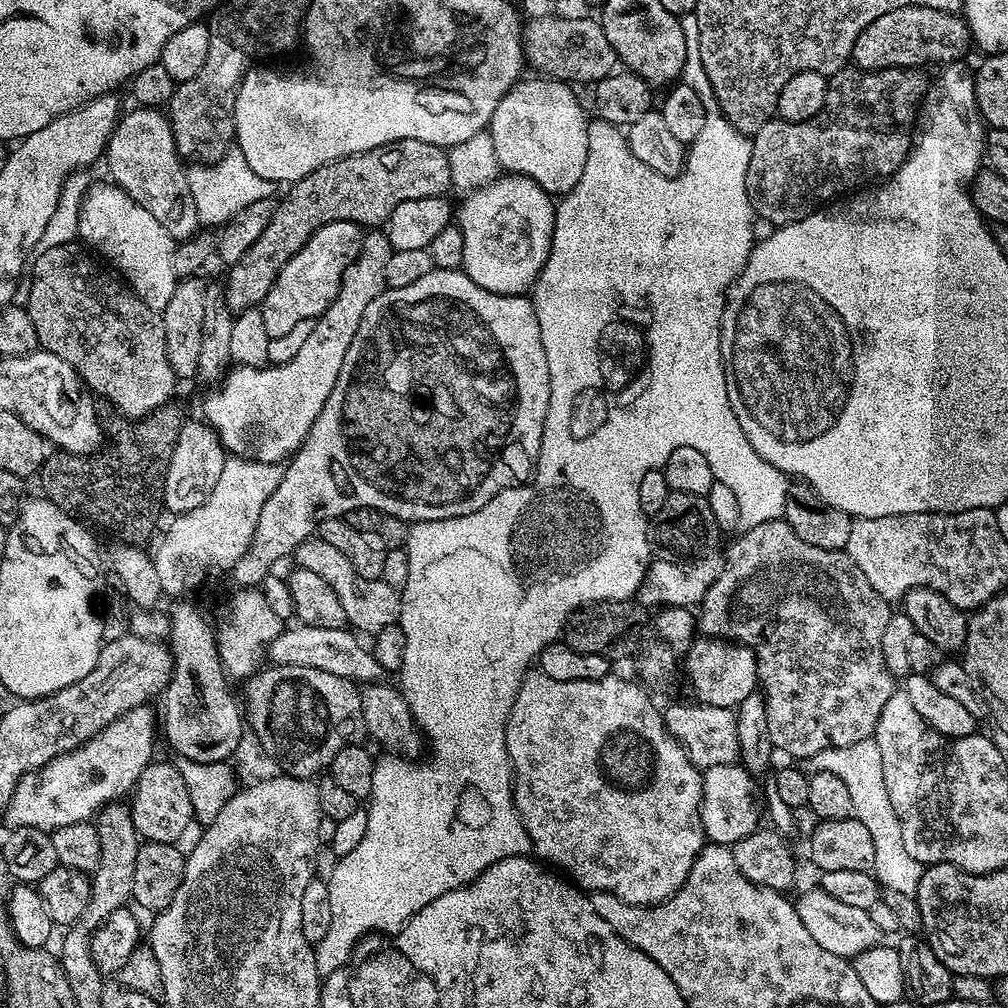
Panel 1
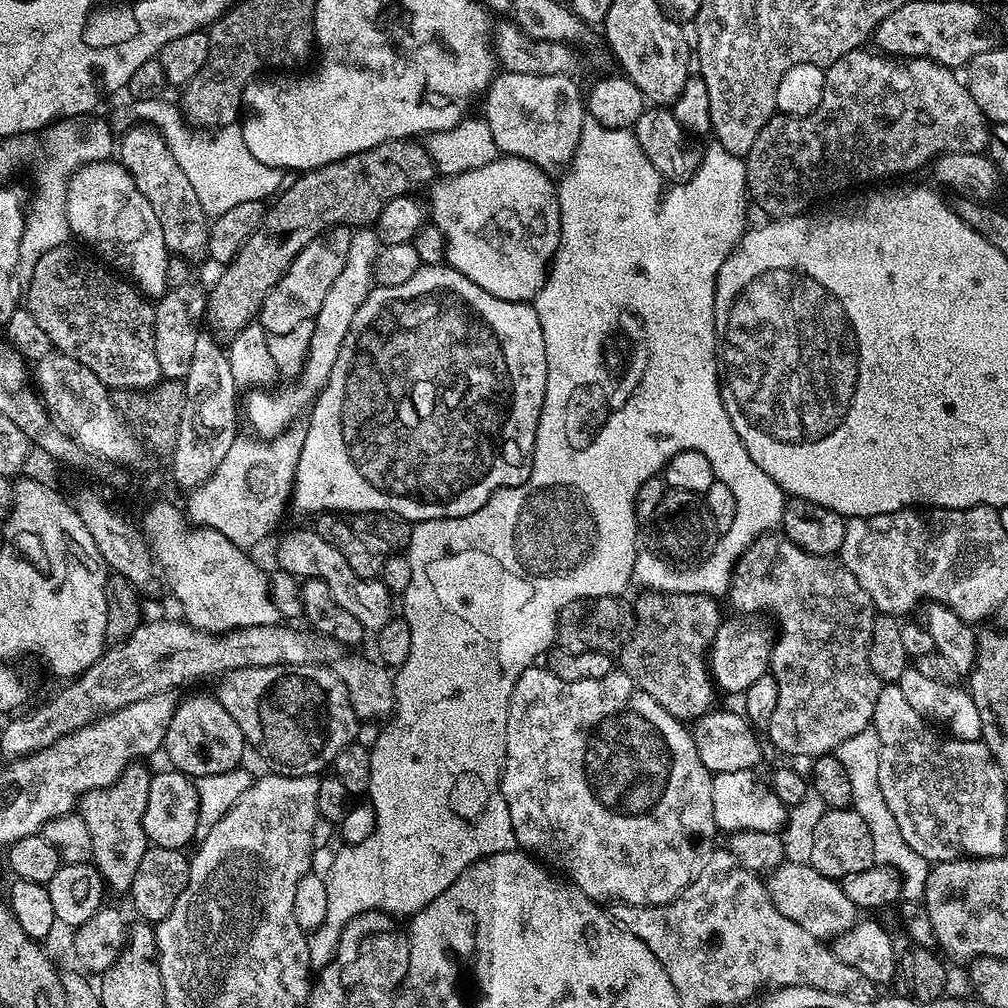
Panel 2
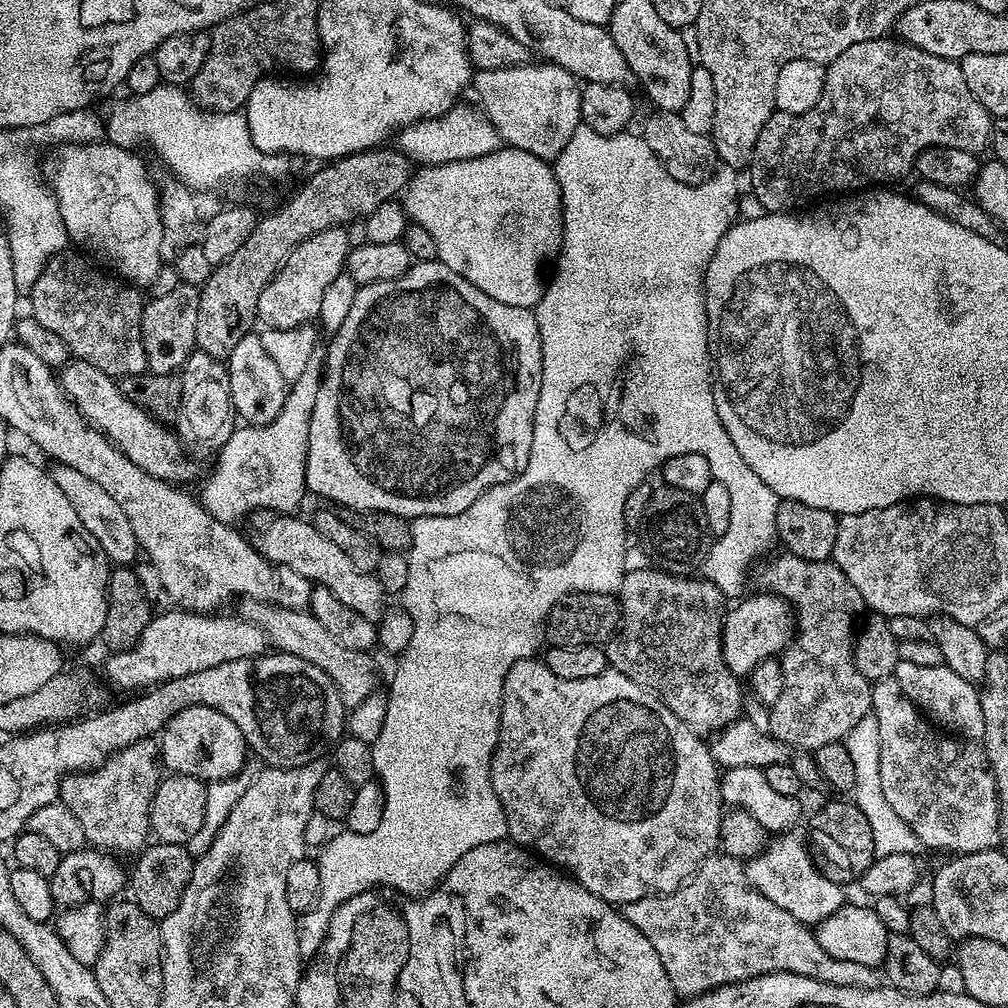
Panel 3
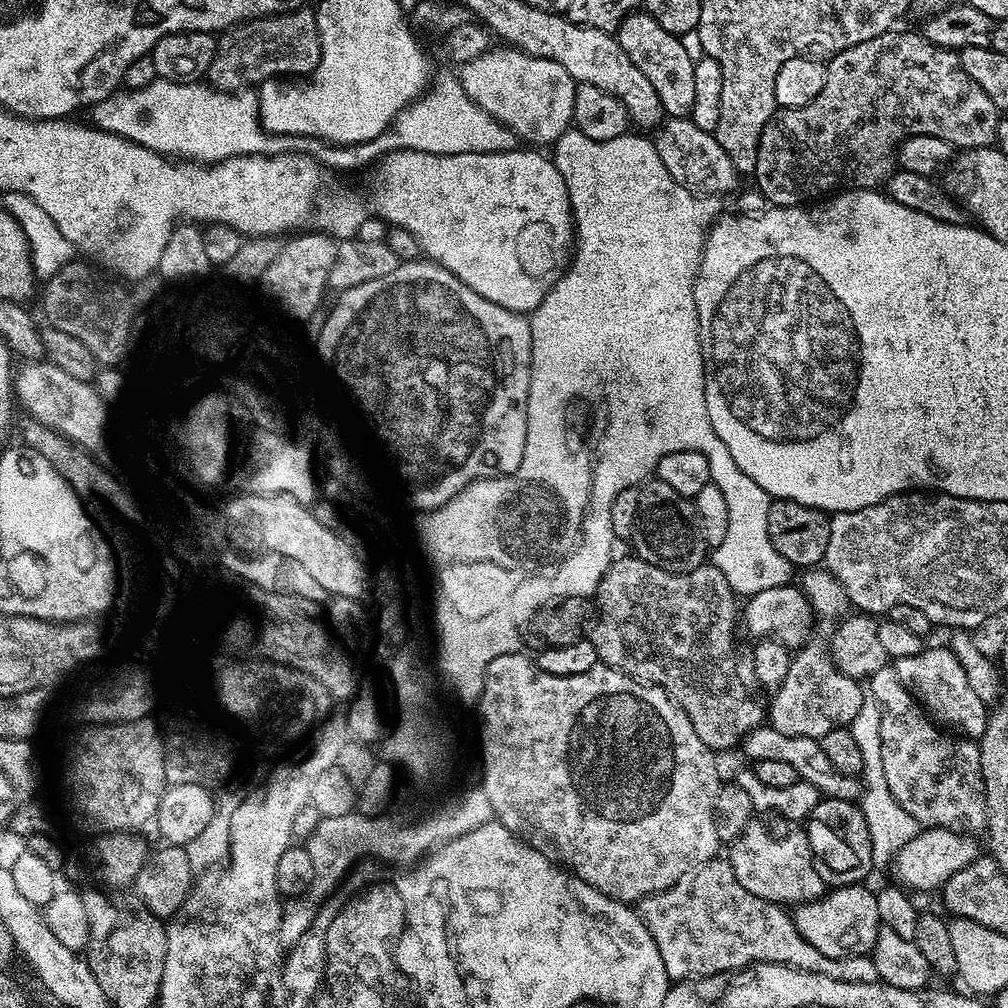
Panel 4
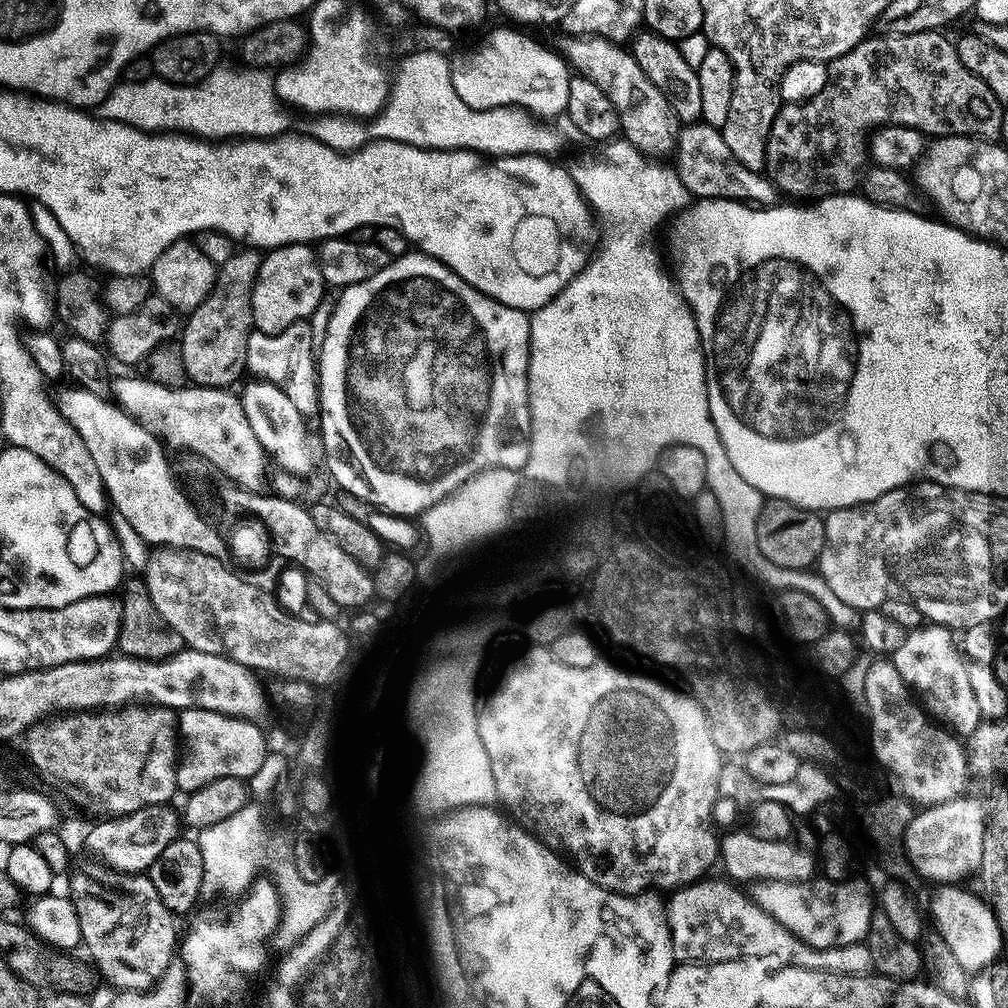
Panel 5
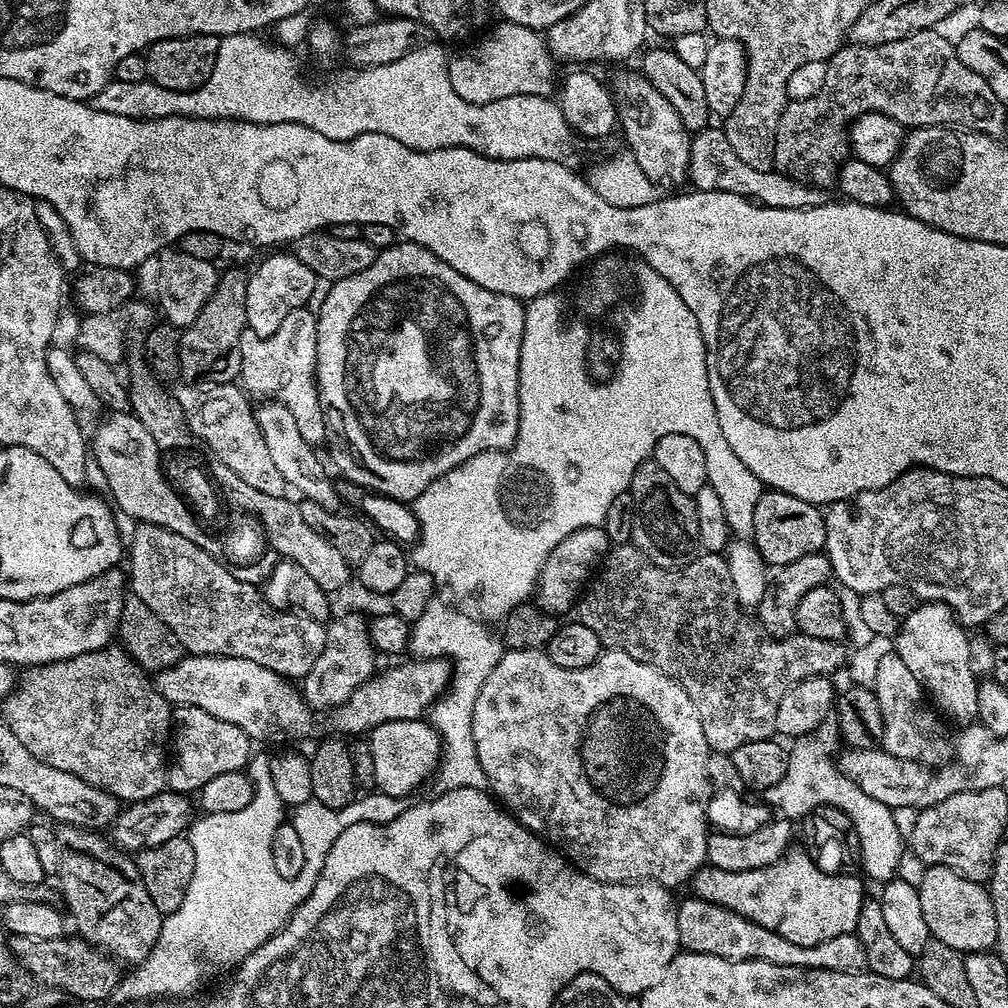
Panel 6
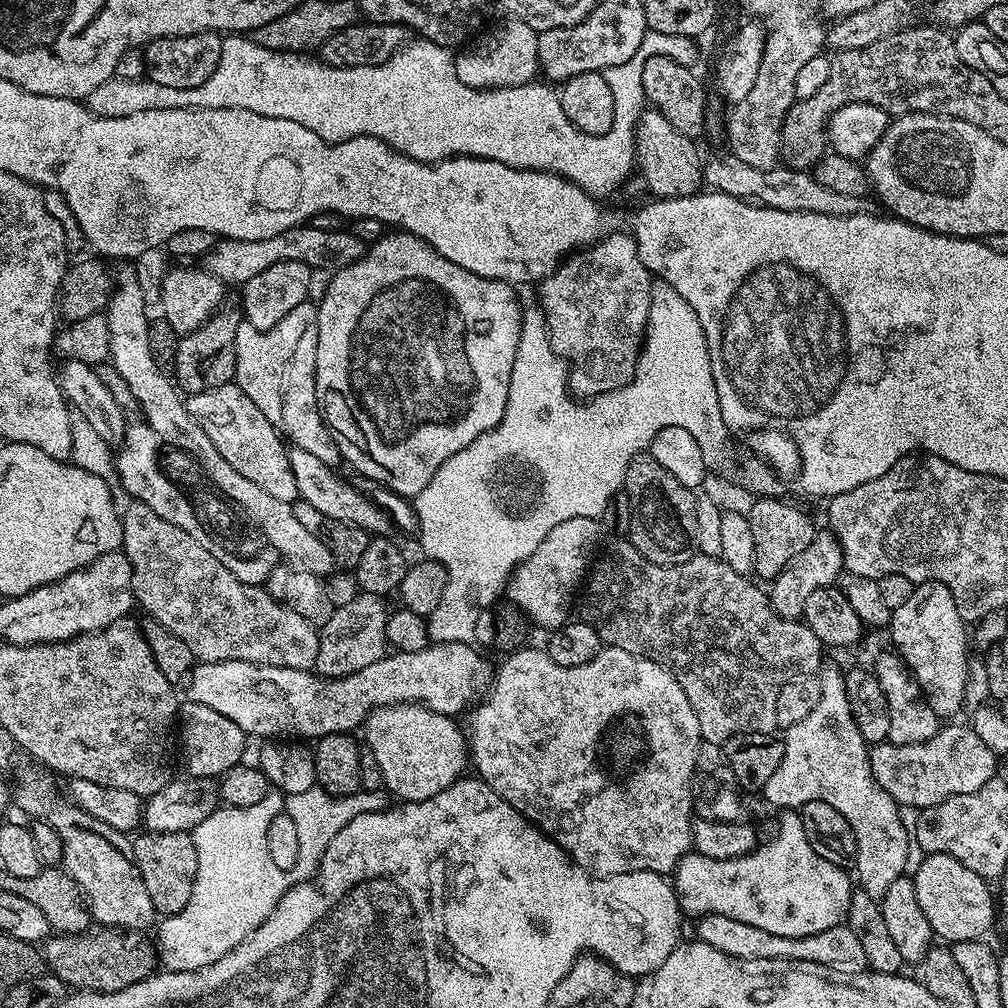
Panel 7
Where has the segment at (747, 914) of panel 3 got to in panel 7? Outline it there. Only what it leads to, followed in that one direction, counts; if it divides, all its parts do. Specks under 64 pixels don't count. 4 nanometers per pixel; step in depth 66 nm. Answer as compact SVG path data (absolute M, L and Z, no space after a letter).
M722 914L701 916L695 921L695 924L695 939L706 942L706 946L714 946L714 950L722 950L722 954L730 954L738 958L754 958L755 960L766 958L767 960L818 962L822 966L830 966L834 970L842 970L846 974L869 971L862 945L858 943L854 930L850 930L847 923L832 926L830 930L822 930L822 934L814 934L801 940L766 934L766 930L758 930L758 926L746 926L746 922L734 922L734 918L722 918Z

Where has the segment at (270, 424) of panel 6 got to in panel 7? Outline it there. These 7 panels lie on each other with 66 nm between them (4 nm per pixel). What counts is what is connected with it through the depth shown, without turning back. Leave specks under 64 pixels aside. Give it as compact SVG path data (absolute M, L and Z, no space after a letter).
M295 446L289 447L288 461L290 470L294 470L294 482L298 482L299 499L305 500L314 510L326 514L326 518L334 518L334 522L350 524L354 528L360 528L368 533L369 537L388 536L393 531L392 520L370 498L366 498L352 487L347 479L335 476L329 465L318 462L314 454L306 454L306 450Z

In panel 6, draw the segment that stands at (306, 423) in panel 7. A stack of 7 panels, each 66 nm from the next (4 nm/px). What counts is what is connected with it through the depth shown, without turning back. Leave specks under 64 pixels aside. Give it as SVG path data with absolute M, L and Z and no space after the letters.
M308 307L294 310L288 315L286 322L274 330L269 336L259 336L253 332L242 334L242 366L239 383L244 392L253 397L264 396L265 401L276 400L290 414L294 414L294 422L302 438L313 446L329 439L328 427L324 421L326 409L320 404L320 390L316 386L318 375L318 353L316 351L316 317L317 313Z

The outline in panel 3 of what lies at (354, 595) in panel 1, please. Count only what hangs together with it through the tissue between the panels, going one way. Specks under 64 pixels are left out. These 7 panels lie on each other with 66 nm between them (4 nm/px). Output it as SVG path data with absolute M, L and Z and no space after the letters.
M264 514L255 517L257 532L254 545L269 563L273 566L290 566L312 581L313 585L326 586L326 590L330 590L338 602L346 602L346 606L350 606L350 610L357 614L362 614L362 618L380 621L386 607L386 593L371 571L363 572L356 568L352 561L355 559L345 549L334 546L330 538L316 529L315 523L308 521L307 524L306 521L299 520L300 516L296 514L276 514L270 518L273 520L267 518L269 517Z

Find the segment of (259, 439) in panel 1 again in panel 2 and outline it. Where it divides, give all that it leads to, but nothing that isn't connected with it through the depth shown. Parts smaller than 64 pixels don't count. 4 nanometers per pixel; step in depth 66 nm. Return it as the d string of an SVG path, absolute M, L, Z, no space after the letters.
M365 226L353 231L350 238L350 254L346 254L346 266L338 273L338 278L334 278L334 283L330 285L330 291L326 294L326 299L322 301L322 310L318 310L314 320L314 338L310 338L308 351L303 357L304 369L300 372L300 381L297 382L296 388L273 387L271 390L253 389L247 393L247 400L244 400L244 418L246 418L254 430L252 431L257 437L271 438L280 435L285 429L293 423L291 421L296 416L296 411L300 408L300 403L309 396L315 397L317 393L326 386L330 378L330 370L334 370L334 361L338 358L338 350L342 350L342 342L346 342L346 334L350 334L350 322L354 322L354 314L363 304L368 303L368 297L374 292L374 265L376 259L380 257L380 235L376 232L375 227Z

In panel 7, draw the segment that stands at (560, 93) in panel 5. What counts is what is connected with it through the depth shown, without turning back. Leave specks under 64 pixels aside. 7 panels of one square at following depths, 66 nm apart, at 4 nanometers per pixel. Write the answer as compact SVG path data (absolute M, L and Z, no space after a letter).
M504 18L501 24L494 25L489 32L481 31L478 39L469 43L464 50L461 56L455 57L456 73L461 82L471 88L491 90L531 84L540 72L538 33L521 20Z

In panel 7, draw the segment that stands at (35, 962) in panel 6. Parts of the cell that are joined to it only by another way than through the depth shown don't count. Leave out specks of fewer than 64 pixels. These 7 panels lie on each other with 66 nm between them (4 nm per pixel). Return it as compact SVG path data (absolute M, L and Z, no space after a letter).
M100 930L100 933L87 932L81 934L56 934L45 941L44 960L49 964L49 971L63 983L74 990L116 993L128 986L142 981L155 971L158 964L158 954L155 945L145 939L143 933L126 930Z

